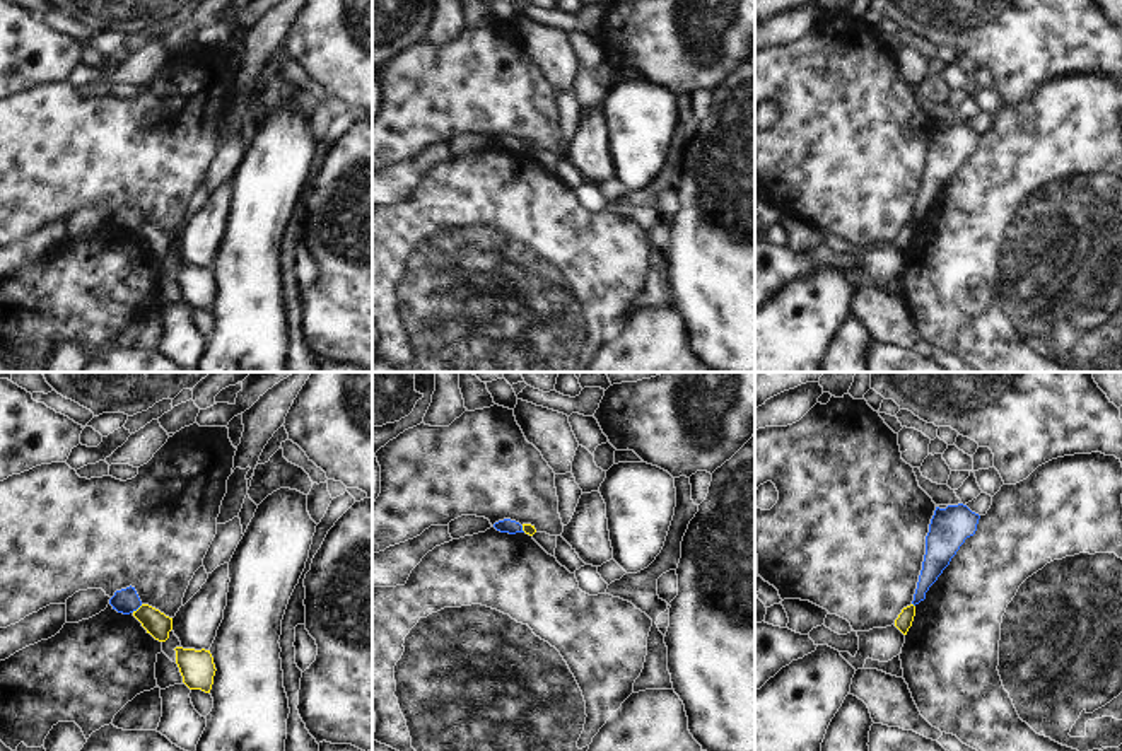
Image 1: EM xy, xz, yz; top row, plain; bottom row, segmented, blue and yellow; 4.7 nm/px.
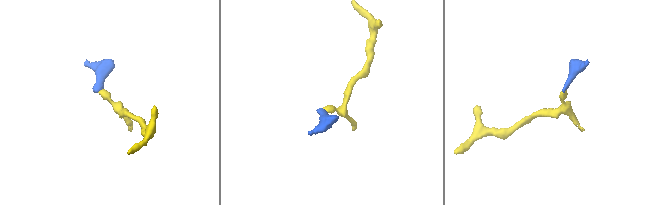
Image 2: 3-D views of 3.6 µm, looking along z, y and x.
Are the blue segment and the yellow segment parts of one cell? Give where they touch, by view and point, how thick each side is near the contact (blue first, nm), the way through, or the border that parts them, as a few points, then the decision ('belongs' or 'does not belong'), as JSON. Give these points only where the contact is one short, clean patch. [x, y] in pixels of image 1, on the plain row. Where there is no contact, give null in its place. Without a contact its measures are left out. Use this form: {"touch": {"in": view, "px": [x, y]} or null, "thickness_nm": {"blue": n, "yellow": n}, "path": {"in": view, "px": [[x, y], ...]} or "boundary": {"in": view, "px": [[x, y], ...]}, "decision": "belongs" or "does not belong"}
{"touch": {"in": "xy", "px": [137, 226]}, "thickness_nm": {"blue": 120, "yellow": 120}, "boundary": {"in": "xy", "px": [[142, 222], [132, 229]]}, "decision": "does not belong"}

